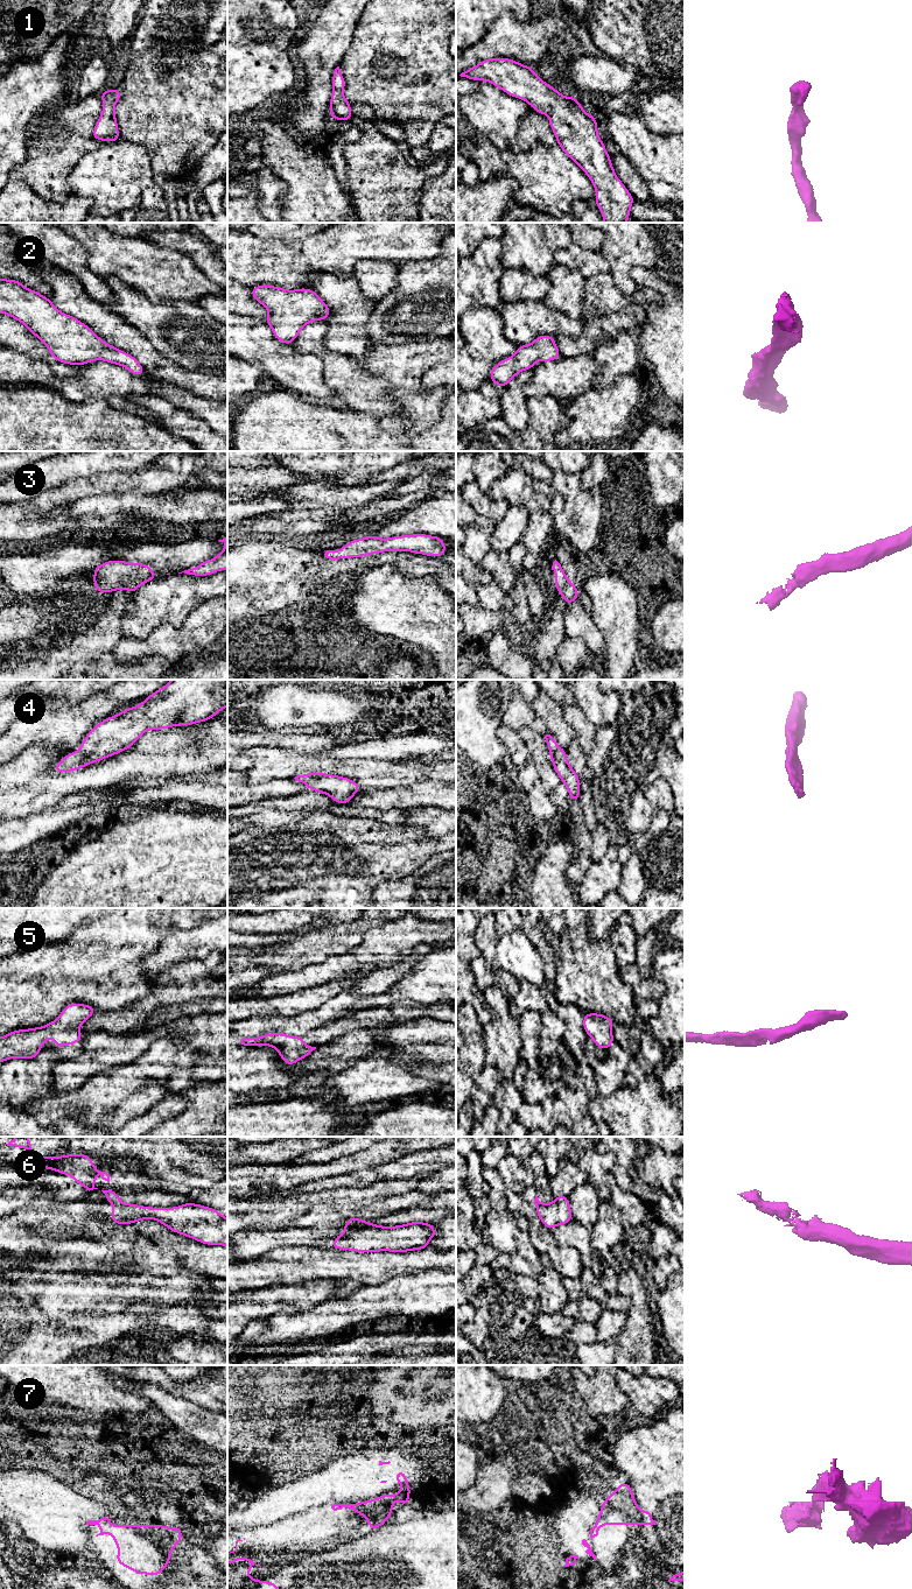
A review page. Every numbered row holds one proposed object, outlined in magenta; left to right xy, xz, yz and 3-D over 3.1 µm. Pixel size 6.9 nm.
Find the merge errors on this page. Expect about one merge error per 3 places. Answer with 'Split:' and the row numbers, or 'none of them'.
Split: 6

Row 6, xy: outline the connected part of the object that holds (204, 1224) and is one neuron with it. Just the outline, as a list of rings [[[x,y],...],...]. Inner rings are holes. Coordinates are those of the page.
[[[197,1203],[174,1208],[120,1205],[112,1208],[111,1218],[113,1223],[121,1225],[156,1219],[169,1230],[199,1243],[227,1246],[227,1218],[213,1208]]]

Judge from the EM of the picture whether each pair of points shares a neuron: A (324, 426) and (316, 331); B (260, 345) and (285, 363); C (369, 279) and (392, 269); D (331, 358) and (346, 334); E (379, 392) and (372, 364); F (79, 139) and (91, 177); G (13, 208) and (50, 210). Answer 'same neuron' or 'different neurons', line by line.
A: different neurons
B: same neuron
C: same neuron
D: different neurons
E: different neurons
F: different neurons
G: same neuron

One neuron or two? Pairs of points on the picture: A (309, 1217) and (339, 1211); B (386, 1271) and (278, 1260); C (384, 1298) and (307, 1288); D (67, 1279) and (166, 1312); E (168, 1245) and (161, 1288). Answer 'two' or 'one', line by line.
A: one
B: one
C: two
D: two
E: two

